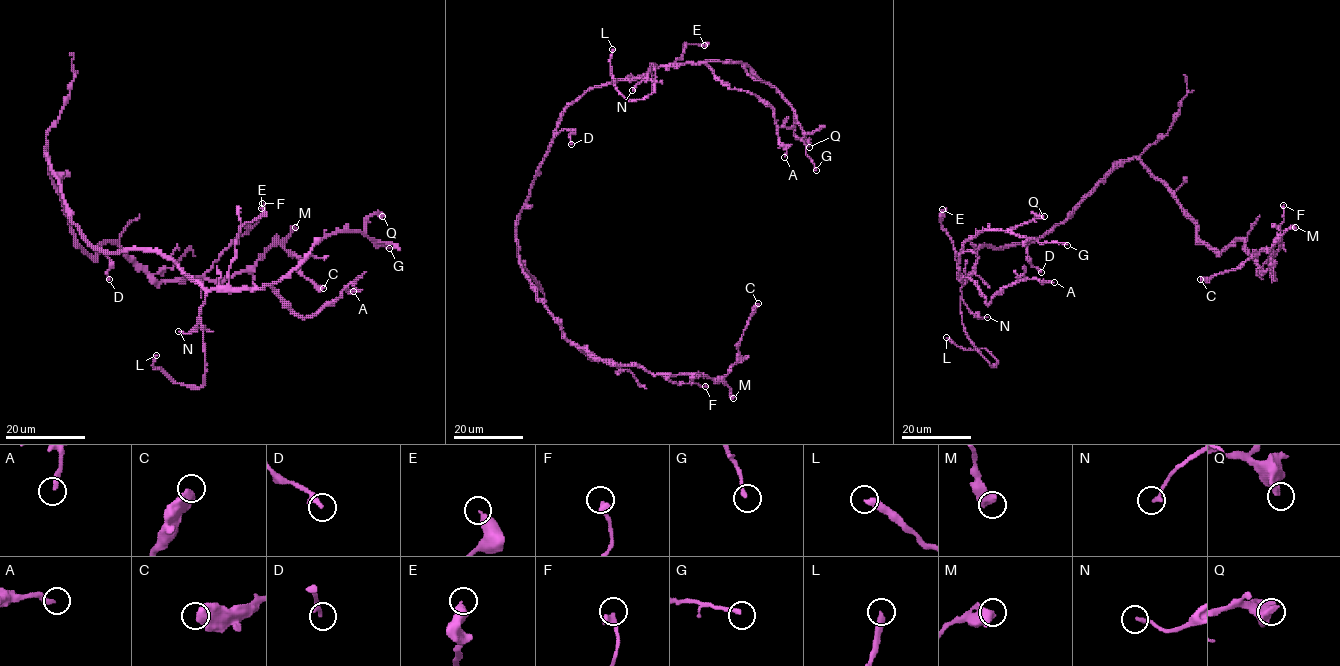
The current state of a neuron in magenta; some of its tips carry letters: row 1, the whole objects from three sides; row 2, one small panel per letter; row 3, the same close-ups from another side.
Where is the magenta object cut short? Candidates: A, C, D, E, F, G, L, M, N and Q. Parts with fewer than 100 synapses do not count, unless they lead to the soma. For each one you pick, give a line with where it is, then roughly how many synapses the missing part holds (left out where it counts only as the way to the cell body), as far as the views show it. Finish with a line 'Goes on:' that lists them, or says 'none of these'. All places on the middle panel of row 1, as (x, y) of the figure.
L: (612, 49)
Goes on: L

